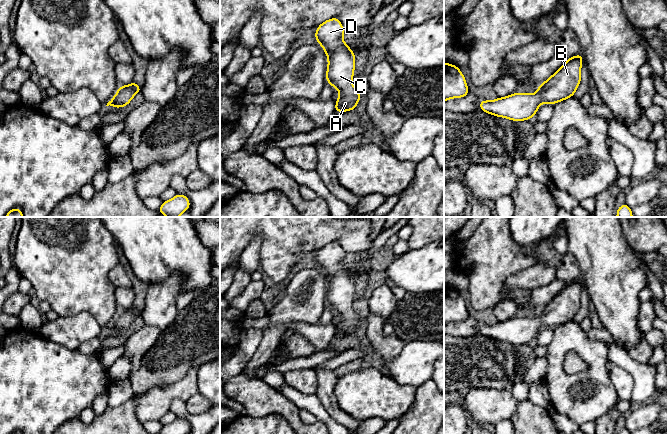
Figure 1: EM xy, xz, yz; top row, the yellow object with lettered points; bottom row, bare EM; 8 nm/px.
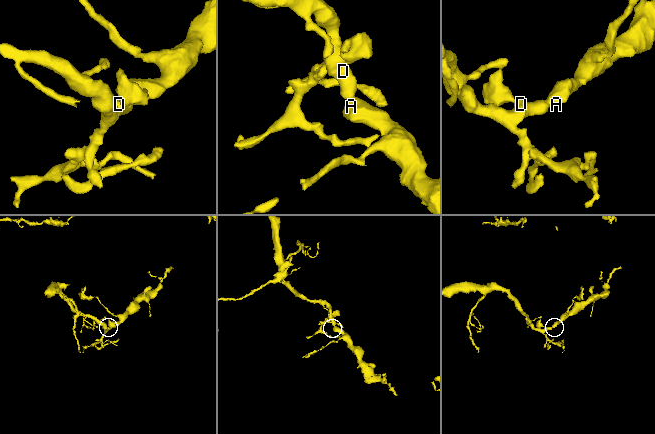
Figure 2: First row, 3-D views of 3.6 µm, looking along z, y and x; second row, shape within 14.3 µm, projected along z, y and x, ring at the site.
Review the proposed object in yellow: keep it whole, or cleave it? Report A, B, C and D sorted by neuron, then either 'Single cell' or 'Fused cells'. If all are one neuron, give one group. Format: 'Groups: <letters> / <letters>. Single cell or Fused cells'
Groups: A B C D. Single cell

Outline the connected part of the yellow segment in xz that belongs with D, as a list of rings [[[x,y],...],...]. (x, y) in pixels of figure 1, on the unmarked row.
[[[335,241],[321,247],[314,258],[328,281],[326,306],[340,315],[334,336],[355,334],[362,321],[352,309],[355,276],[349,273],[349,268],[343,266],[343,259],[342,247]]]

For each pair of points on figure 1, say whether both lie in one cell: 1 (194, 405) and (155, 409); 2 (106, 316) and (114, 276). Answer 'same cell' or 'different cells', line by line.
1: different cells
2: different cells

